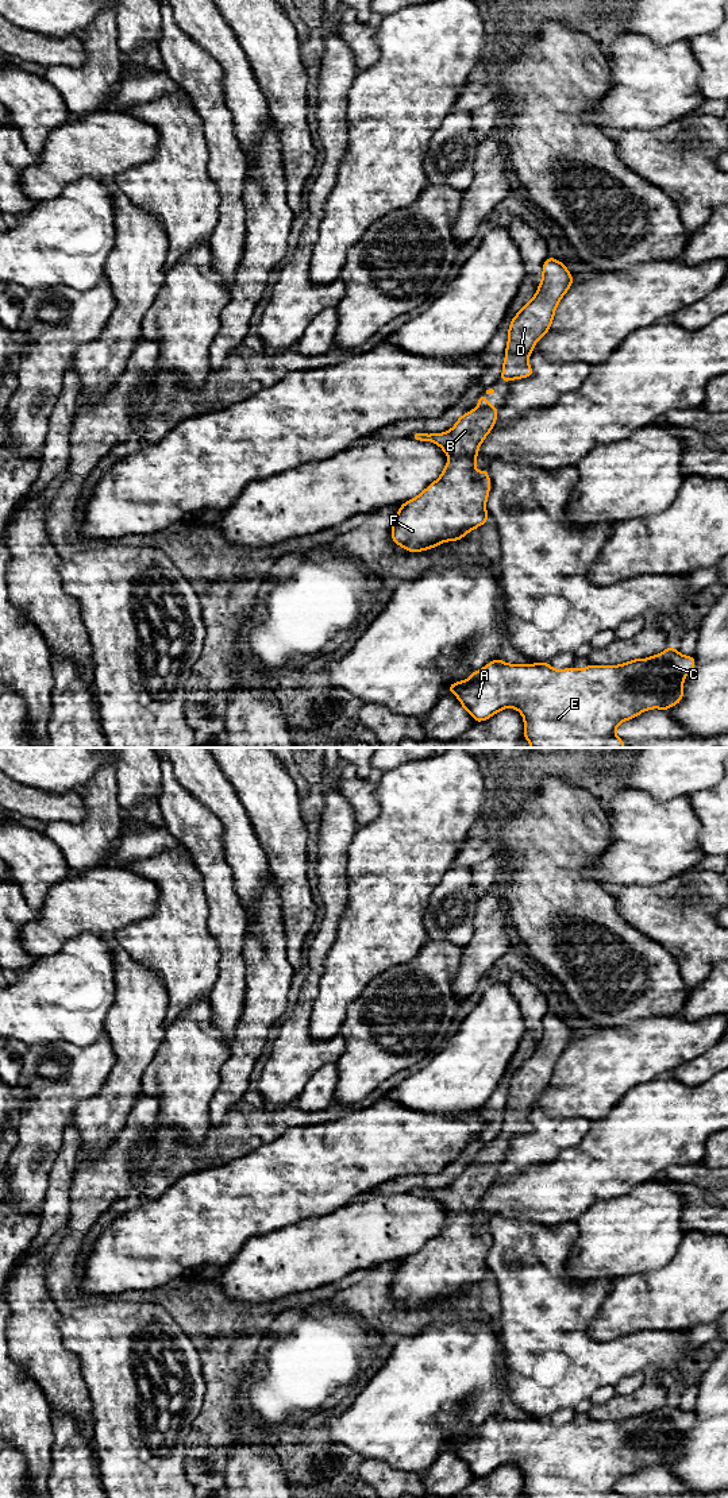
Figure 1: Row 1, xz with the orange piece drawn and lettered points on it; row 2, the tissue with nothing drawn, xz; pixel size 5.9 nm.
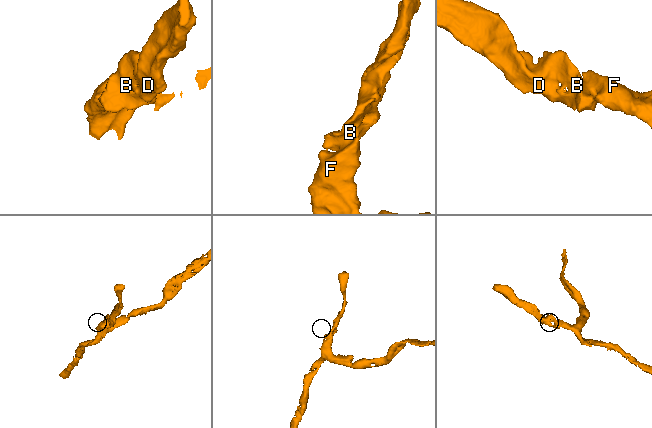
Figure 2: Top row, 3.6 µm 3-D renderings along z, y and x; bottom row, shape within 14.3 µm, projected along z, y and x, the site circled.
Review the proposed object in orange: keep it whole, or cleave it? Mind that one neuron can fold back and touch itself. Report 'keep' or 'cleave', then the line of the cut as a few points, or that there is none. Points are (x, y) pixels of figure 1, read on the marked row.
keep | no cut

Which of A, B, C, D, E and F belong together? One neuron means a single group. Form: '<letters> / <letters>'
A B C D E F

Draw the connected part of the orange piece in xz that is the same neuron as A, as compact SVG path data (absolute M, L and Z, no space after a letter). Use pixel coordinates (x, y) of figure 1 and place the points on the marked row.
M673 645L662 653L644 660L632 659L619 665L593 665L554 669L550 663L508 664L494 659L474 671L466 680L448 686L465 711L477 722L484 722L504 709L516 709L524 719L524 736L531 748L625 748L624 740L615 734L616 727L651 709L669 710L683 698L683 682L696 667L694 656L681 655Z

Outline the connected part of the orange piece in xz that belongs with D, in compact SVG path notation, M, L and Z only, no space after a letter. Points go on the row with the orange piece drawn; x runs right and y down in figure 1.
M551 256L543 262L542 282L534 298L519 309L509 324L501 382L534 375L528 358L536 341L551 328L556 306L573 281L565 262Z

